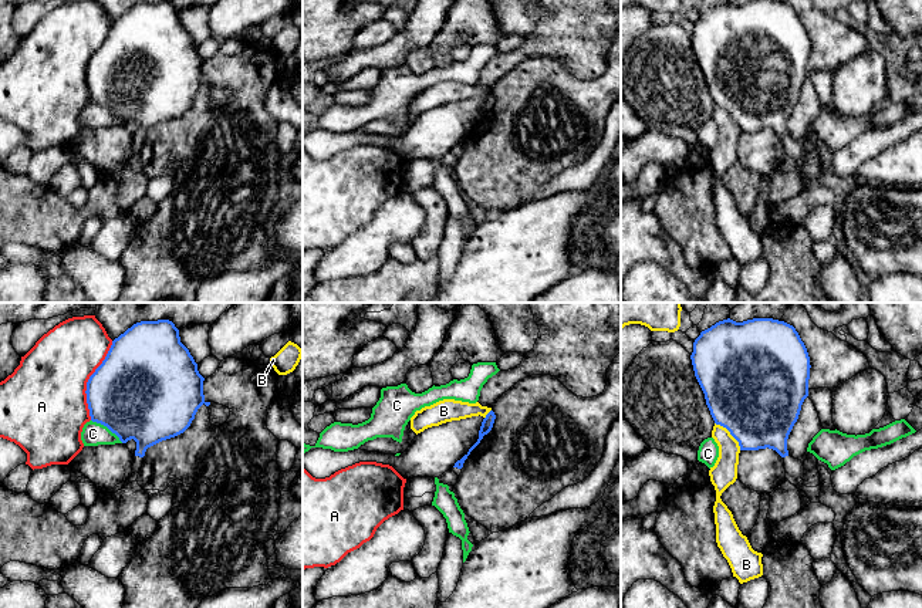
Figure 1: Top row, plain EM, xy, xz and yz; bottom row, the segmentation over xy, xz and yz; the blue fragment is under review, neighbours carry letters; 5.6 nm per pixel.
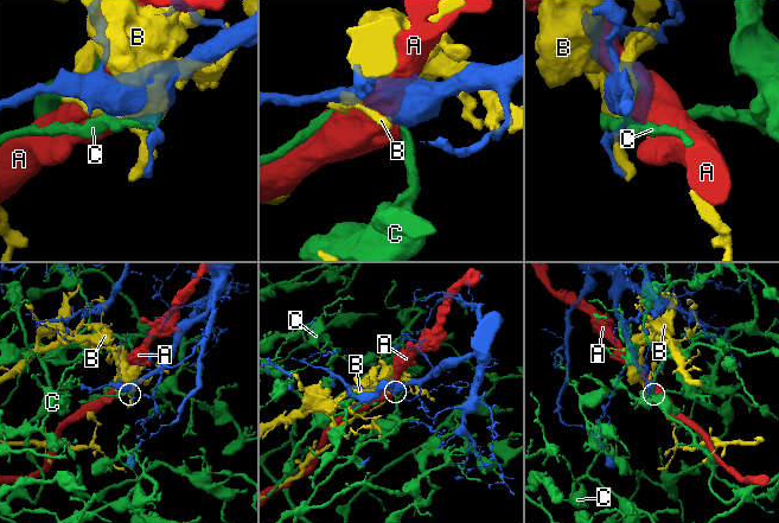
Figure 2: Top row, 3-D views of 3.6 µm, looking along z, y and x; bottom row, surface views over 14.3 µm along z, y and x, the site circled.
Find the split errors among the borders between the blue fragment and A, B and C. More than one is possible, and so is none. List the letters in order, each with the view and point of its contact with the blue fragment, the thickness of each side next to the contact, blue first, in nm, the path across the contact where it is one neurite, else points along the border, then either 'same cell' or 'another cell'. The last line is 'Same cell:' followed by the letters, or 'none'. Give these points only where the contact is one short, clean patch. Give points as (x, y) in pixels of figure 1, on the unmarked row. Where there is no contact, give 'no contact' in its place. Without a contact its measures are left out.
A: meets blue in xy at (88, 63); 480 nm thick on the blue side, 440 nm on the other; another cell
B: meets blue in yz at (730, 115); 480 nm thick on the blue side, 150 nm on the other; another cell
C: meets blue in xy at (107, 108); 500 nm thick on the blue side, 130 nm on the other; another cell
Same cell: none

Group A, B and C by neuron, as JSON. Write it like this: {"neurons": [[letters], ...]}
{"neurons": [["A"], ["B"], ["C"]]}

